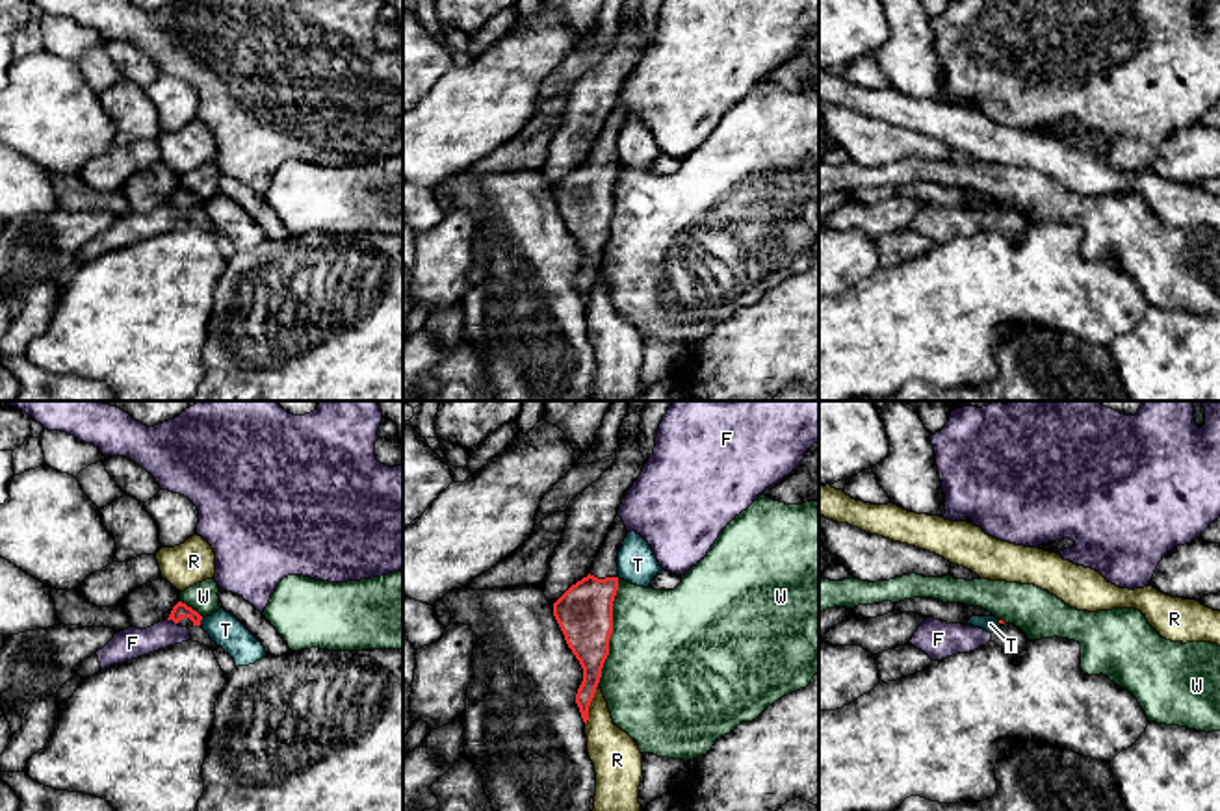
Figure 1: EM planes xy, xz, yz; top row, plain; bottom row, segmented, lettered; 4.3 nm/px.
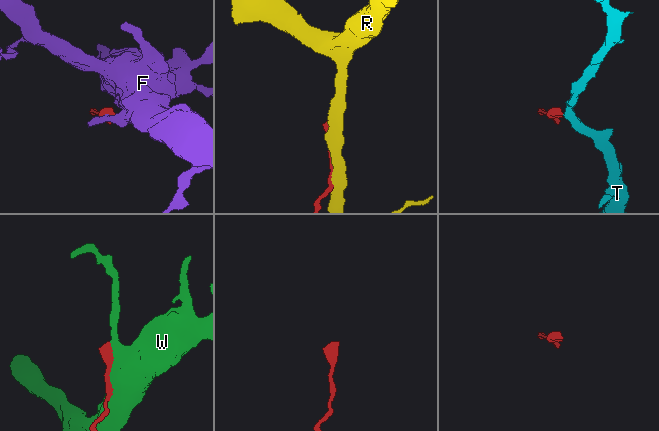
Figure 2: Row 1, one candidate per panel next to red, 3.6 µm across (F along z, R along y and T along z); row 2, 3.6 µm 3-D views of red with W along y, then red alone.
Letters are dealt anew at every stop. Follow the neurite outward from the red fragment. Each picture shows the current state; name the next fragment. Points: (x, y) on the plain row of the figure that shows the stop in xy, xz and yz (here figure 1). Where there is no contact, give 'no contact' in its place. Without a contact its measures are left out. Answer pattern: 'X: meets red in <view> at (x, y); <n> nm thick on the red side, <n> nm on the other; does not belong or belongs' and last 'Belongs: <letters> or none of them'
F: meets red in xy at (173, 205); 70 nm thick on the red side, 130 nm on the other; does not belong
R: meets red in xz at (589, 288); 160 nm thick on the red side, 200 nm on the other; does not belong
T: meets red in xy at (199, 206); 70 nm thick on the red side, 140 nm on the other; does not belong
W: meets red in xz at (611, 216); 240 nm thick on the red side, 500 nm on the other; does not belong
Belongs: none of them

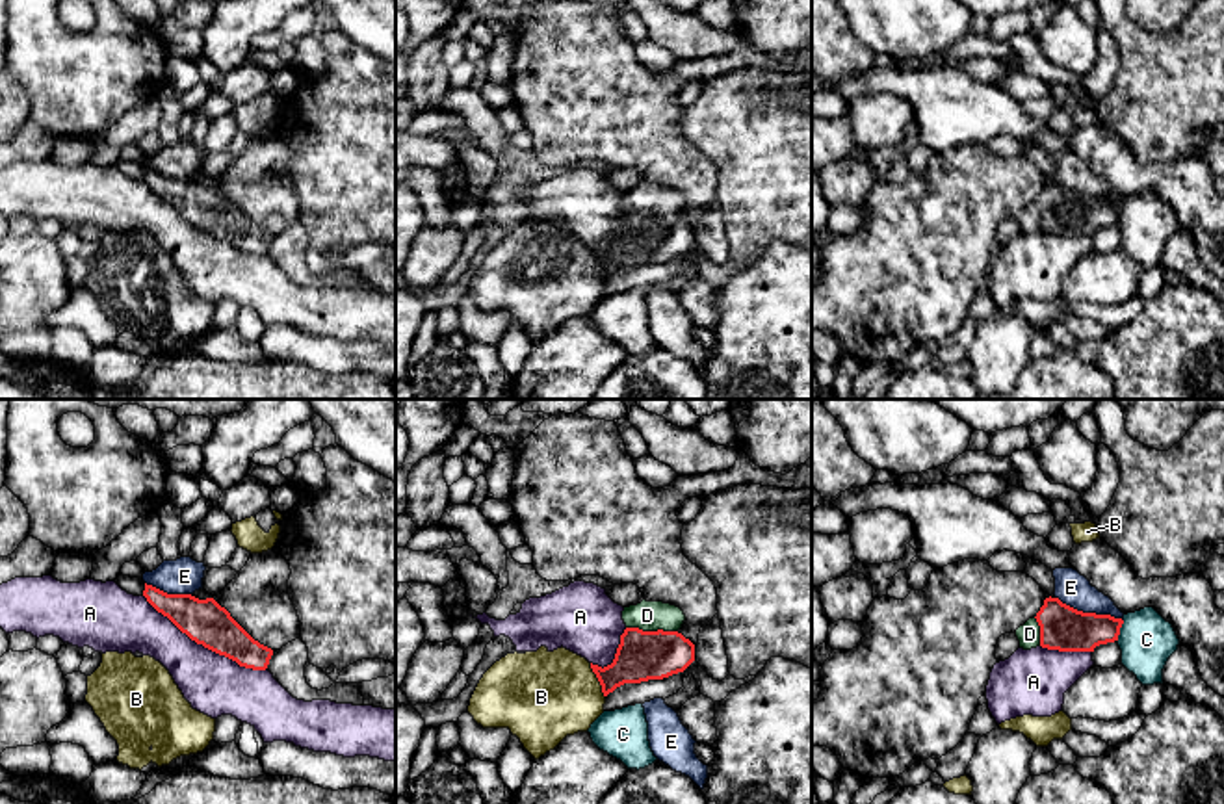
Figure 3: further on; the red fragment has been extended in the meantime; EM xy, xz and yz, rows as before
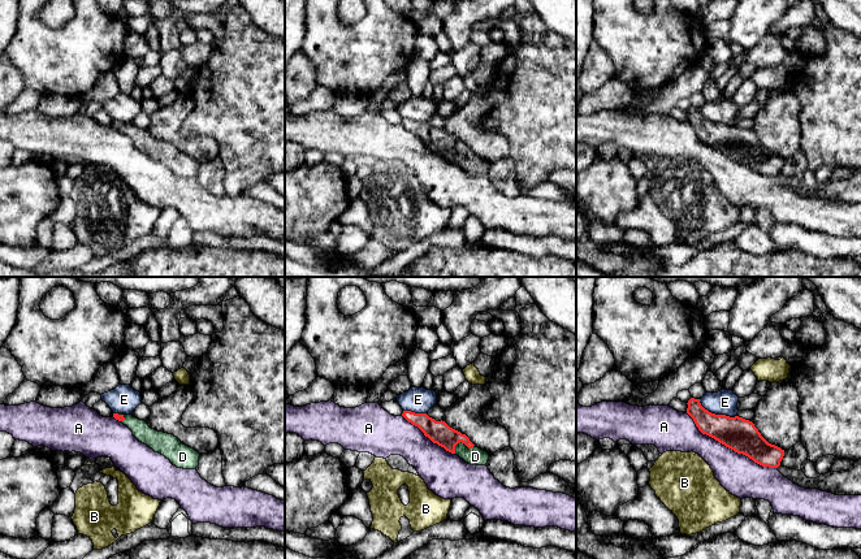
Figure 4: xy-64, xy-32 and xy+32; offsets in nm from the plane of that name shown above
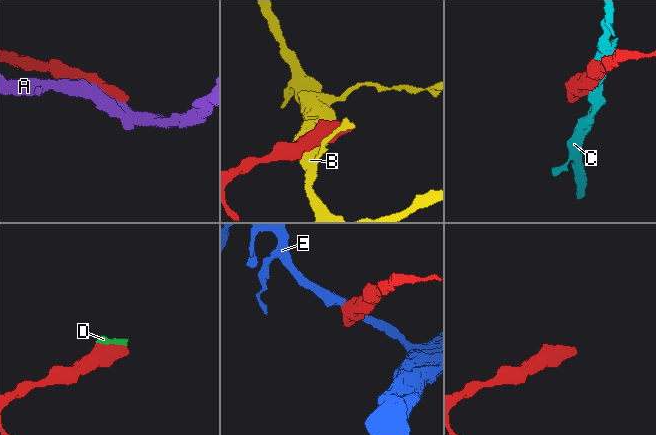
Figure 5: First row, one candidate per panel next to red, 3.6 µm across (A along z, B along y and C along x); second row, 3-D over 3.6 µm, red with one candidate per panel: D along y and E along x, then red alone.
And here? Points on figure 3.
A: meets red in xy at (205, 231); 190 nm thick on the red side, 260 nm on the other; does not belong
B: meets red in xz at (598, 264); 220 nm thick on the red side, 380 nm on the other; does not belong
C: meets red in yz at (1119, 216); 200 nm thick on the red side, 240 nm on the other; does not belong
D: meets red in xz at (652, 216); 220 nm thick on the red side, 130 nm on the other; belongs
E: meets red in yz at (1089, 197); 200 nm thick on the red side, 140 nm on the other; does not belong
Belongs: D

